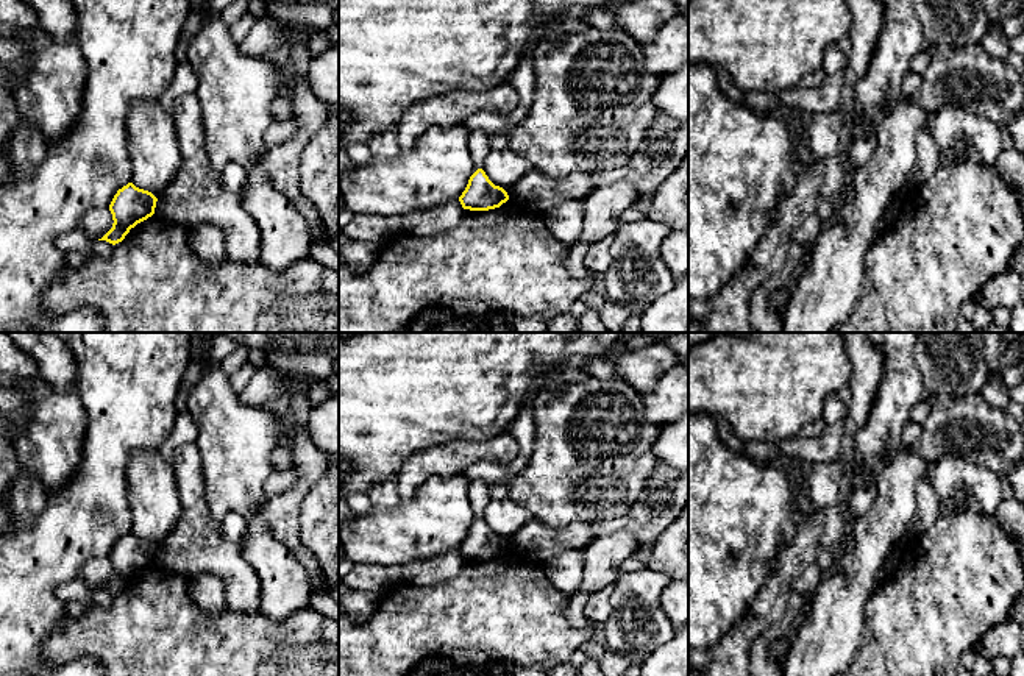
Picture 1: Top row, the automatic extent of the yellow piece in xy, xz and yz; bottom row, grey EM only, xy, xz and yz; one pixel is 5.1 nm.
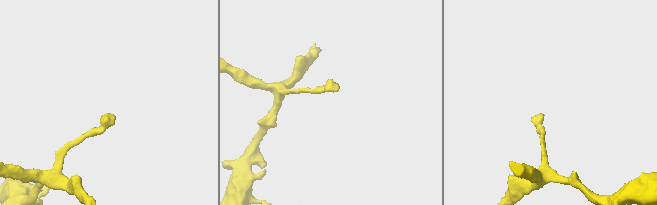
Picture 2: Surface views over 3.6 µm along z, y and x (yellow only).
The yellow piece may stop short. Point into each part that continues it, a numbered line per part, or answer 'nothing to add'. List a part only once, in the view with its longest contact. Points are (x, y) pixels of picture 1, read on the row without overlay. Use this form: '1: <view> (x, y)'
nothing to add

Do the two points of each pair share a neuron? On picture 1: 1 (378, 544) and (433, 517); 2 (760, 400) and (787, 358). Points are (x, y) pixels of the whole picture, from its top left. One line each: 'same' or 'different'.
1: same
2: same

